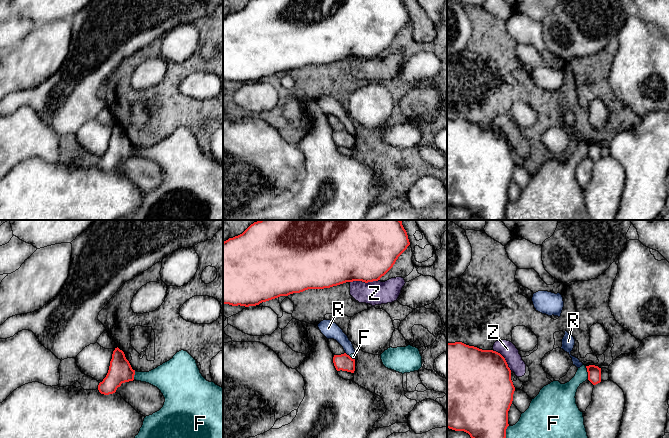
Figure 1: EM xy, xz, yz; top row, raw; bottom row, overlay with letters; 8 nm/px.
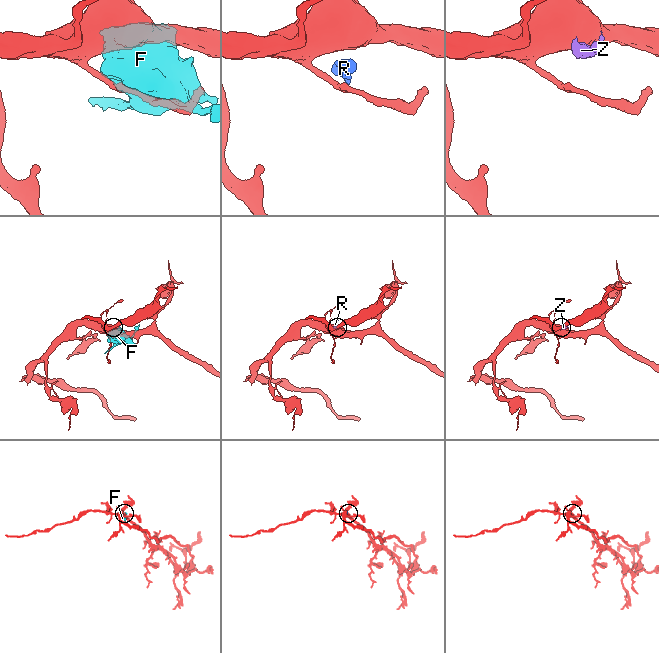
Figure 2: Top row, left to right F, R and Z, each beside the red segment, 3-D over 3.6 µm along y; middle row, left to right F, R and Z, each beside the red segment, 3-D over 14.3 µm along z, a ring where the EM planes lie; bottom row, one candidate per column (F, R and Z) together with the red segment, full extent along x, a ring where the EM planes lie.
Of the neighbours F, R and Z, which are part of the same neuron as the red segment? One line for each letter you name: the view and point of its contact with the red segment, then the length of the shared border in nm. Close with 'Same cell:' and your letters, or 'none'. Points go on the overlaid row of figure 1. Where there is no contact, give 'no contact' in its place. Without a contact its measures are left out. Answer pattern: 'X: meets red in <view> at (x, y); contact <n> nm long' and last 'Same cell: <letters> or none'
Same cell: none

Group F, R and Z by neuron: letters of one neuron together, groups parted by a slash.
F R / Z

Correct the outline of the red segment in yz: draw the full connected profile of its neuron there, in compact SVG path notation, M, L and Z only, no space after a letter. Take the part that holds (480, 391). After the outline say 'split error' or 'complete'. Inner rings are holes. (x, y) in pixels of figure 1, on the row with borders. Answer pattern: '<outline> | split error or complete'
M447 342L447 428L464 431L471 438L506 438L508 411L515 387L505 358L493 350L482 350L462 342Z | complete

